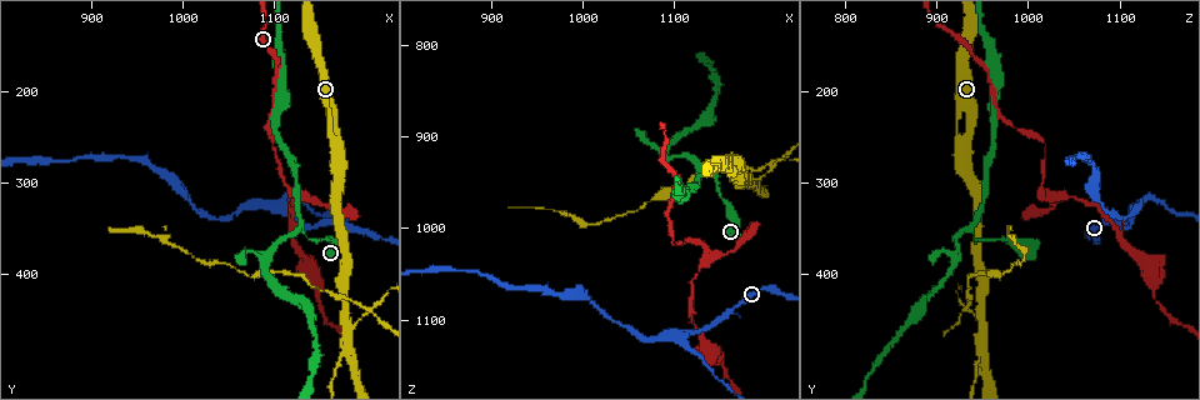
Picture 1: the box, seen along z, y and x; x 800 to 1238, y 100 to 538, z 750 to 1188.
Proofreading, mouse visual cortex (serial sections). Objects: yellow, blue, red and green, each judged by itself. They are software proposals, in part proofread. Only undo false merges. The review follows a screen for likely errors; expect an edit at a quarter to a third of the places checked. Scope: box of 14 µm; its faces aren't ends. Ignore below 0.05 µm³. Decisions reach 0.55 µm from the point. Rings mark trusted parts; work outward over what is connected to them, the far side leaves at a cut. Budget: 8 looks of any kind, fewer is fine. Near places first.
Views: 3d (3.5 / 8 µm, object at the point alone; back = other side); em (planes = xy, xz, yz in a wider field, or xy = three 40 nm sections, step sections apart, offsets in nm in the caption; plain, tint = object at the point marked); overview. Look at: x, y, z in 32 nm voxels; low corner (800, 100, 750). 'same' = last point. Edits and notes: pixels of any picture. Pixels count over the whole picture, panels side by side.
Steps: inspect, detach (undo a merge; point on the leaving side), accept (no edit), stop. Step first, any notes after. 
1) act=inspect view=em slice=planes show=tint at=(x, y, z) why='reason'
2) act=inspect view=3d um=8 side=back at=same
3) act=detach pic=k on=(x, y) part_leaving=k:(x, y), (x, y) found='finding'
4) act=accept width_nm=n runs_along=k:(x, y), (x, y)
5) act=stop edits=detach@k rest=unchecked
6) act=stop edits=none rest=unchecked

act=inspect view=3d um=3.5 at=(1105, 325, 1120) why='abrupt turn'

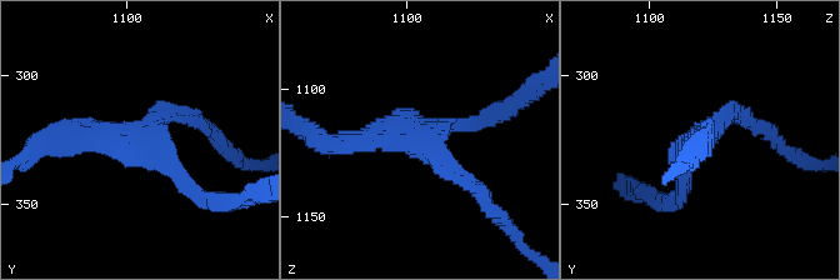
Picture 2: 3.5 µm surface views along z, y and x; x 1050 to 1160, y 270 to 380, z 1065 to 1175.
act=accept arm_widths_nm=150,200,250 runs_along=2:(205, 199), (144, 141), (64, 141) found='continuous, no second cell'

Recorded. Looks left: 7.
act=inspect view=3d um=3.5 at=(1145, 420, 1140) why='sudden change in width'

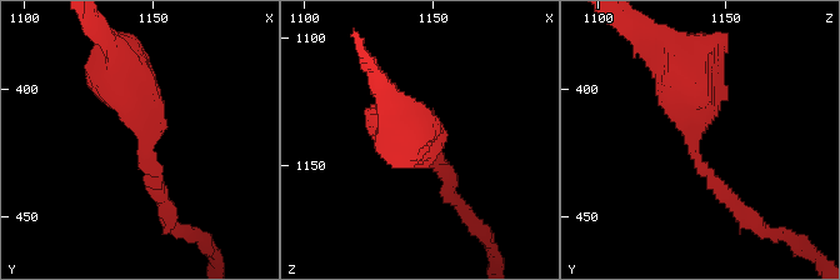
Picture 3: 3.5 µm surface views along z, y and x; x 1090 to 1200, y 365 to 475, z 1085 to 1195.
act=inspect view=em slice=planes show=tint at=(1147, 418, 1136) arm_widths_nm=200,600 why='need the tissue'

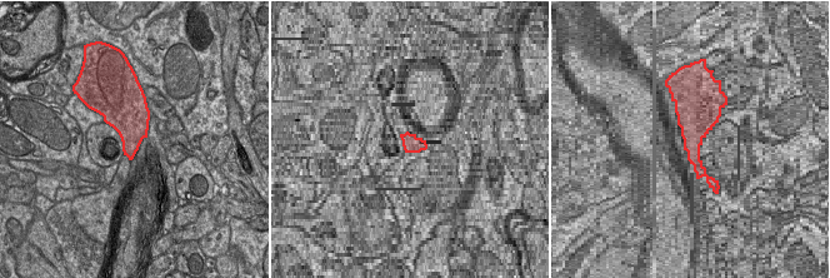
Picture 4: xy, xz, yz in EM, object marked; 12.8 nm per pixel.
act=accept runs_along=3:(679, 64), (691, 148), (733, 201) found='all the same cell'

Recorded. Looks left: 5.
act=inspect view=3d um=3.5 at=(1205, 440, 930) why='abrupt turn'

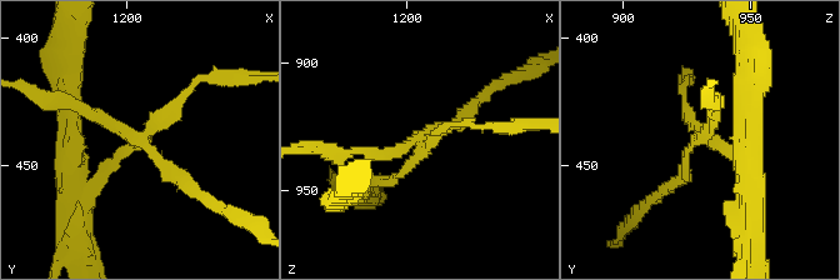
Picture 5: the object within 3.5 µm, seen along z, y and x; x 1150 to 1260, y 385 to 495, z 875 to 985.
act=inspect view=em slice=xy step=1 show=tint at=(1205, 441, 930) arms=4 arm_widths_nm=100,150,150,150 why='now the EM'

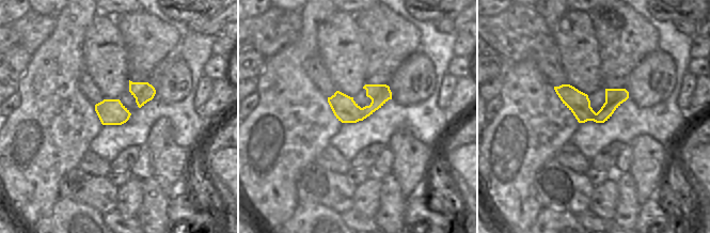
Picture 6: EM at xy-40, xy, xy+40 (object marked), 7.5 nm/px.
act=accept runs_along=6:(557, 89), (588, 114), (626, 95) found='all the same cell'

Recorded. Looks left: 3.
act=stop edits=none rest=unchecked

